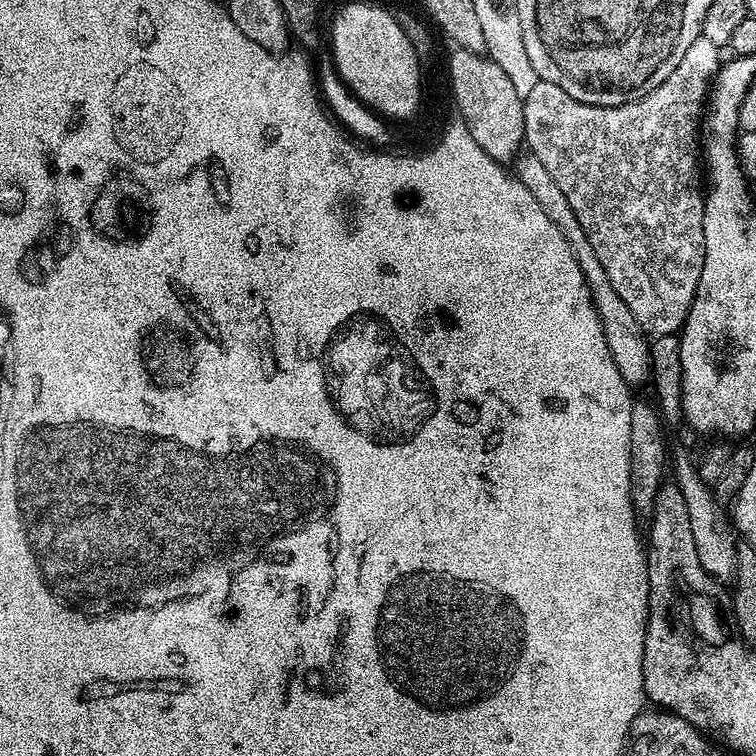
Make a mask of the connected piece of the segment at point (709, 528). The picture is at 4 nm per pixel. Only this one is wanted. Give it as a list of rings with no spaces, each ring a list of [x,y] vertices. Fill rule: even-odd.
[[[678,445],[674,452],[673,479],[678,484],[679,489],[682,490],[683,502],[686,503],[699,564],[717,581],[724,582],[724,579],[731,579],[735,573],[736,536],[725,513],[723,516],[718,508],[719,499],[715,491],[701,478],[697,460],[697,451],[693,451],[690,445]]]

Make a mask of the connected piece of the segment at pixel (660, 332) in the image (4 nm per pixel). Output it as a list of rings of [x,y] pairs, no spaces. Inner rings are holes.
[[[700,35],[690,46],[690,50],[686,50],[682,62],[678,62],[678,66],[674,66],[670,78],[666,78],[666,82],[662,82],[662,86],[658,86],[647,92],[642,98],[631,100],[622,106],[598,106],[597,104],[578,102],[578,98],[570,98],[570,94],[566,94],[566,90],[562,90],[562,86],[554,86],[554,82],[546,82],[541,79],[537,79],[534,90],[530,90],[530,94],[524,96],[524,144],[527,151],[536,155],[538,161],[546,166],[554,181],[558,182],[559,189],[570,202],[570,208],[578,220],[578,225],[582,226],[590,246],[593,247],[595,257],[602,264],[606,277],[610,280],[610,285],[614,286],[619,297],[626,302],[630,313],[637,319],[638,325],[648,338],[672,336],[679,333],[680,329],[684,327],[684,320],[688,316],[692,299],[698,290],[698,282],[706,258],[706,238],[704,237],[705,193],[702,191],[701,169],[700,172],[696,169],[696,152],[698,156],[698,133],[702,128],[702,113],[705,111],[706,101],[710,96],[710,81],[721,67],[718,60],[718,46],[714,46],[714,42],[710,42],[705,36]]]

